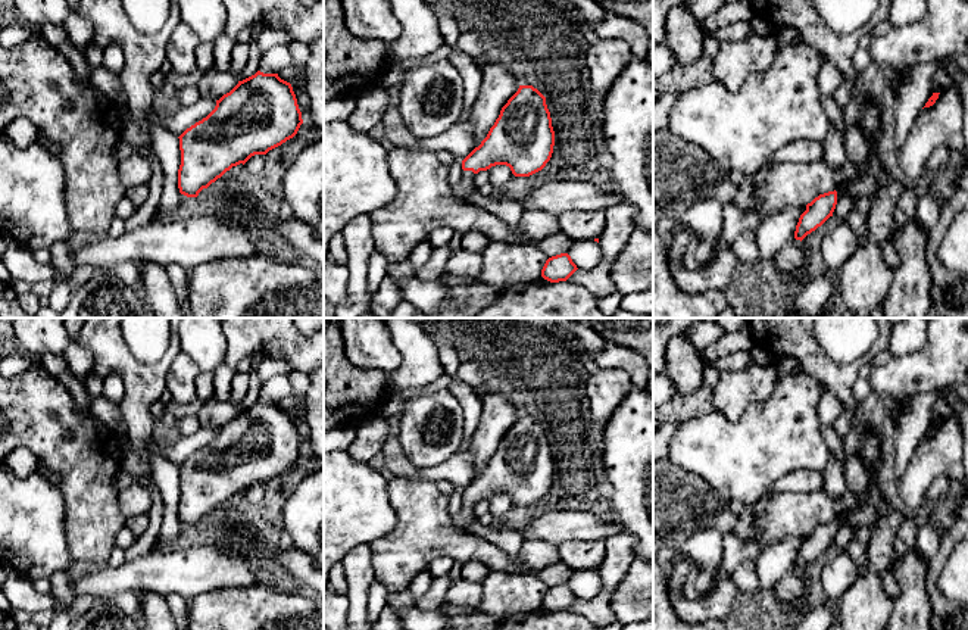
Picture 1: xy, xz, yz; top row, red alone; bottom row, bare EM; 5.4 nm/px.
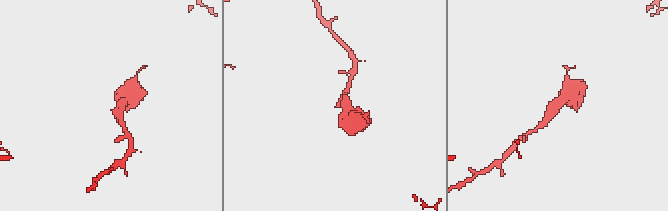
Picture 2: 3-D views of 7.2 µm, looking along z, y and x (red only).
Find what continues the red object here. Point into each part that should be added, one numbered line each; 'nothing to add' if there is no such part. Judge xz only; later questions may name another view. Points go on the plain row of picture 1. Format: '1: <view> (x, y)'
1: xz (467, 514)

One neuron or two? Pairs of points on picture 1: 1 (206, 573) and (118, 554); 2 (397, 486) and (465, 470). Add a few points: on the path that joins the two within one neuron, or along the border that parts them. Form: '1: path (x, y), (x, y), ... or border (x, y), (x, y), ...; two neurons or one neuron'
1: border (127, 561), (118, 565), (106, 564); two neurons
2: border (421, 479), (433, 485); two neurons

